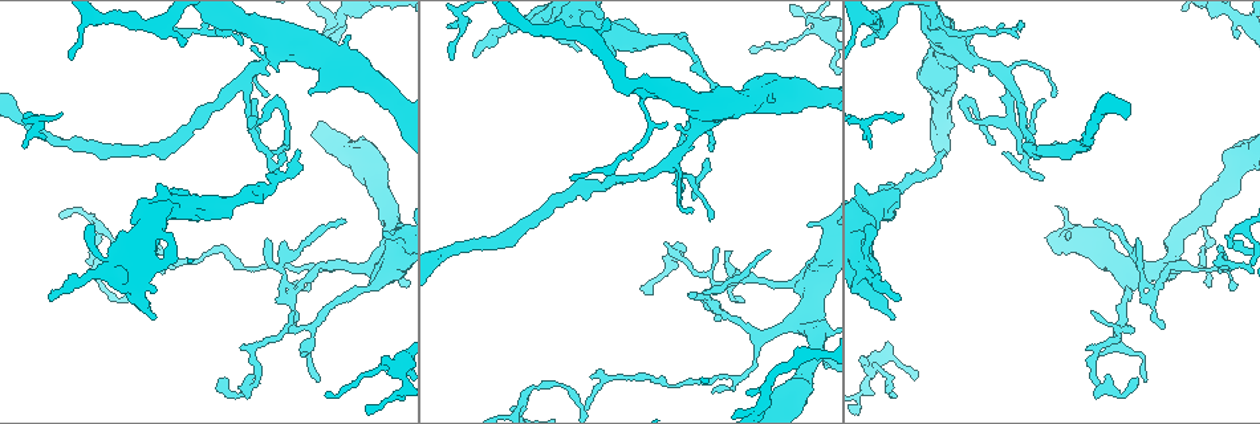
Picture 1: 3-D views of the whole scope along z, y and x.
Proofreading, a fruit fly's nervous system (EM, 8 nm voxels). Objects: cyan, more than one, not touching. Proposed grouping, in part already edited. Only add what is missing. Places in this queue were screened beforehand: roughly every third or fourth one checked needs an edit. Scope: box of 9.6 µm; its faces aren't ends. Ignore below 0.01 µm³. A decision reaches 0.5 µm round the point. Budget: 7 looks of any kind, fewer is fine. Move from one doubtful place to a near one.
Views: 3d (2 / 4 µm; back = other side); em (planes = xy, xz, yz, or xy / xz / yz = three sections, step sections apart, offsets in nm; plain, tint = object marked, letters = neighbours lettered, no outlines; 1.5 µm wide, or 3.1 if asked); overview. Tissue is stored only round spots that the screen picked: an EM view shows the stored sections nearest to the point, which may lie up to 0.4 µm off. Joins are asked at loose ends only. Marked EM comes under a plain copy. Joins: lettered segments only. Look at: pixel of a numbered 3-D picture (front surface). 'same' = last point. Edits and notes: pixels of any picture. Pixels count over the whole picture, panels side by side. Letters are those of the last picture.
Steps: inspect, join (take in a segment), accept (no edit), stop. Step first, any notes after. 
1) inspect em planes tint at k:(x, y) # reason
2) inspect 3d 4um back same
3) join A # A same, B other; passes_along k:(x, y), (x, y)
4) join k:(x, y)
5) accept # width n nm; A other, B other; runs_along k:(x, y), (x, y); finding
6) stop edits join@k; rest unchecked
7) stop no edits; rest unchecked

inspect 3d 4um back at 1:(891, 396) # branch stops here

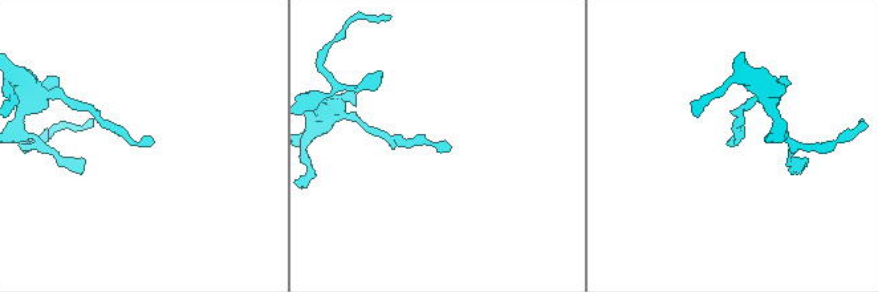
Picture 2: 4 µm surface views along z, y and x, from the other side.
inspect em planes tint at 2:(733, 142)

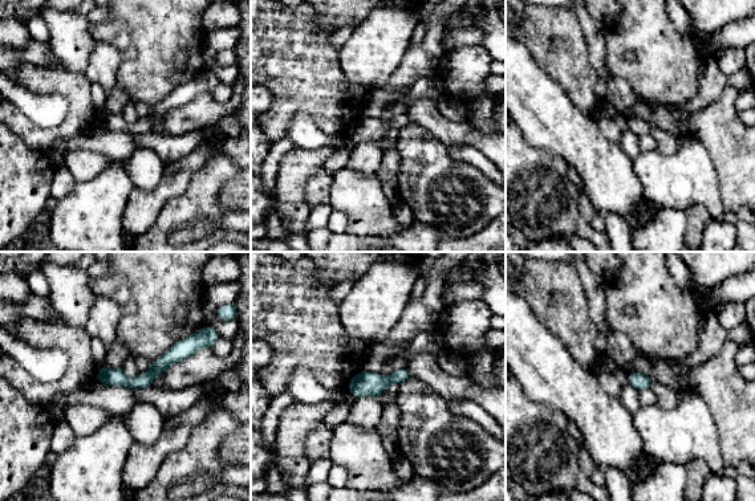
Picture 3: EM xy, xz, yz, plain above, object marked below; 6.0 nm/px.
inspect em planes letters same

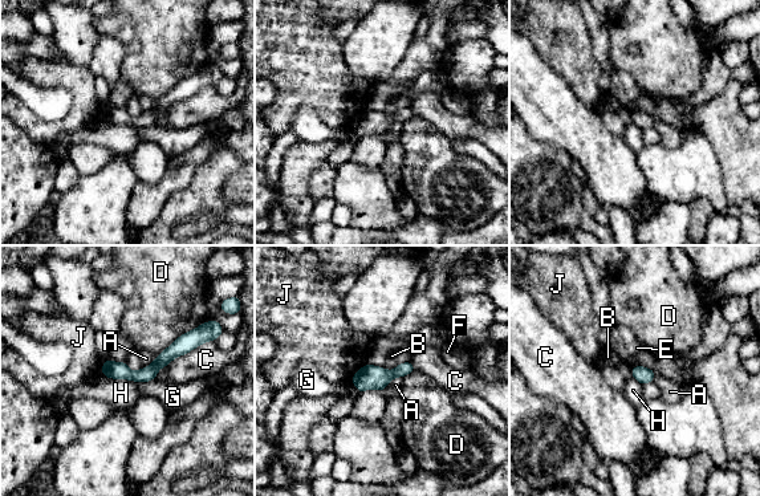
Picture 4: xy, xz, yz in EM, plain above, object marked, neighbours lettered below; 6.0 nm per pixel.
accept # A other, B other, C other, D other, E other, F other, G other, H other, J other; border 4:(630, 369), (646, 366), (654, 372); none of them fits

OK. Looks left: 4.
inspect em xz step 8 letters at 1:(1003, 154) # tapers out

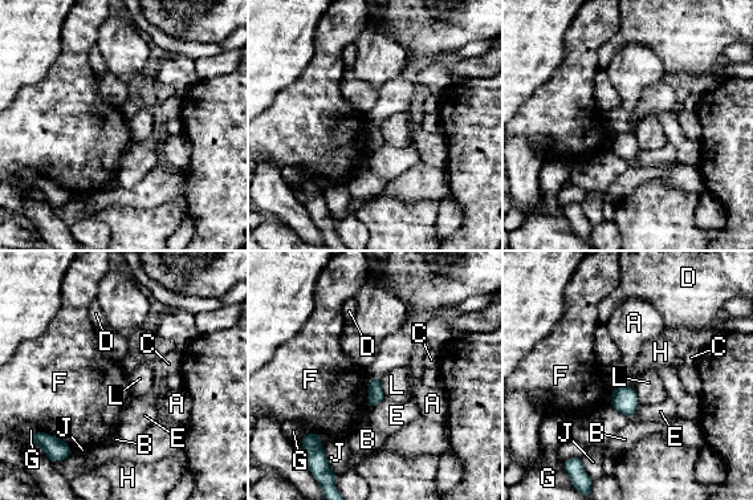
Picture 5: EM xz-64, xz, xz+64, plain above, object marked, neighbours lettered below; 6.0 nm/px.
inspect em planes letters same # cut it another way

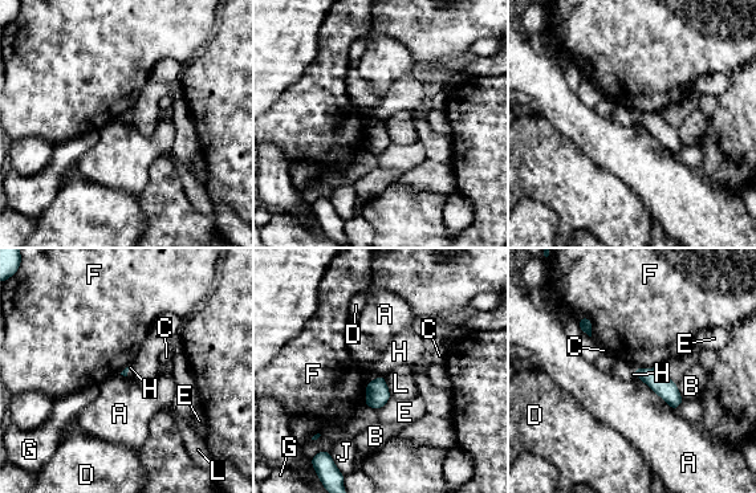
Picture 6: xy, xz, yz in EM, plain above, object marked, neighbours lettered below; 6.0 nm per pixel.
accept # A other, B other, C other, D other, E other, F other, G other, H other, J other, L other; border 6:(635, 377), (643, 381), (674, 410); none of them fits

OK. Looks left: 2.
inspect em yz step 8 tint at 1:(890, 320) # an open end

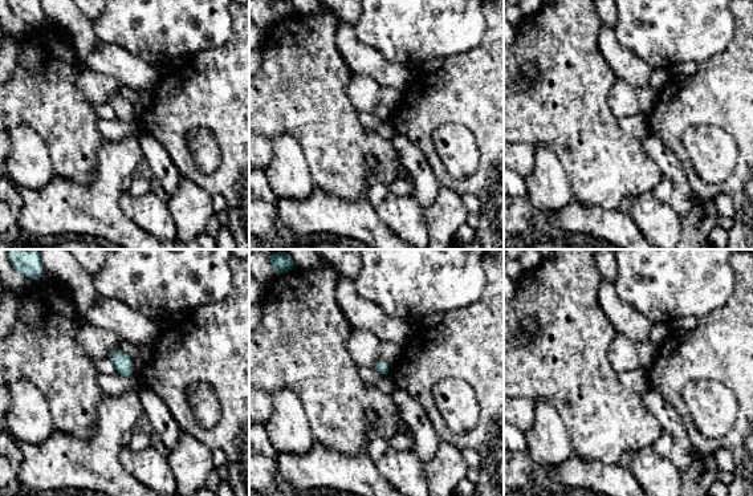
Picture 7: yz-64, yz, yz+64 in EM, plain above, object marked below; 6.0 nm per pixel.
inspect em planes letters same

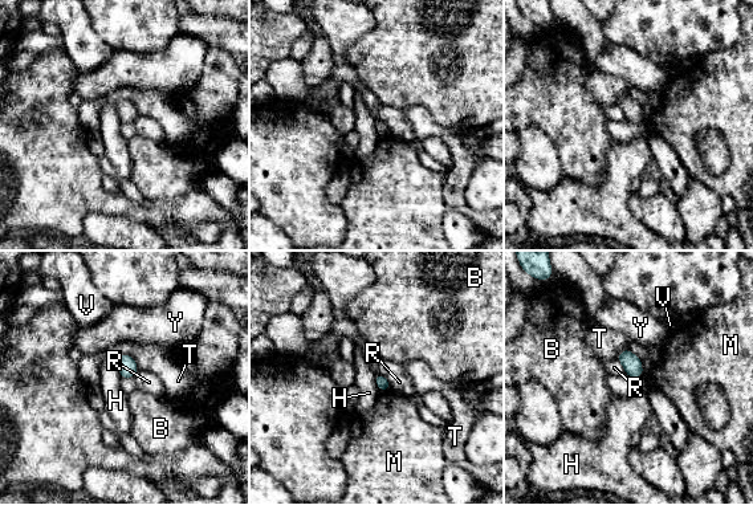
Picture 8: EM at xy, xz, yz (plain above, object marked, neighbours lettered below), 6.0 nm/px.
accept # longest_contact H 130 nm; B other, H other, M other, R other, T other, V other, Y other; border 8:(381, 374), (387, 381), (390, 389); none of them fits

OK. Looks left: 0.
stop no edits; rest unchecked

